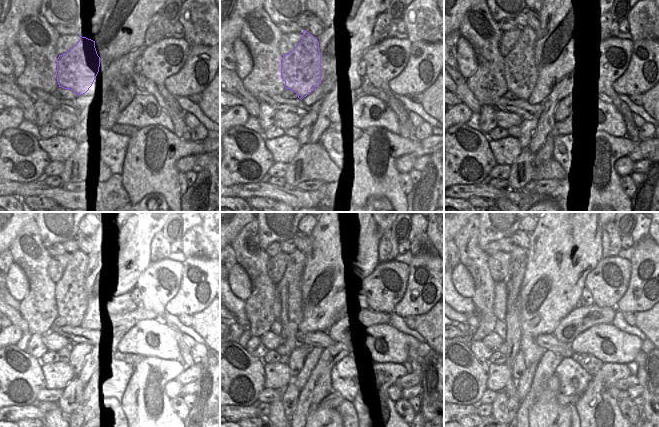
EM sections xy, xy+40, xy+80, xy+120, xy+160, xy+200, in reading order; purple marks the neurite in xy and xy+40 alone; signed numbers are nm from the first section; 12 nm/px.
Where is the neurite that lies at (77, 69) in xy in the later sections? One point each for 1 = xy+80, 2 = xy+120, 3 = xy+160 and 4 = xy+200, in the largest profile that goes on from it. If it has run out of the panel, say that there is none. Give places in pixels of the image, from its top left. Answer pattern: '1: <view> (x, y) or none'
1: xy+80 (520, 71)
2: xy+120 (70, 289)
3: xy+160 (289, 288)
4: xy+200 (515, 276)

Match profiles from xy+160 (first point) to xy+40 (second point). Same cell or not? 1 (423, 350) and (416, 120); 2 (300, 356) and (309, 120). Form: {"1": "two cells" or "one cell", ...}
{"1": "two cells", "2": "one cell"}

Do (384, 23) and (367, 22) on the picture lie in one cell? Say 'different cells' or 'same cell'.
different cells

